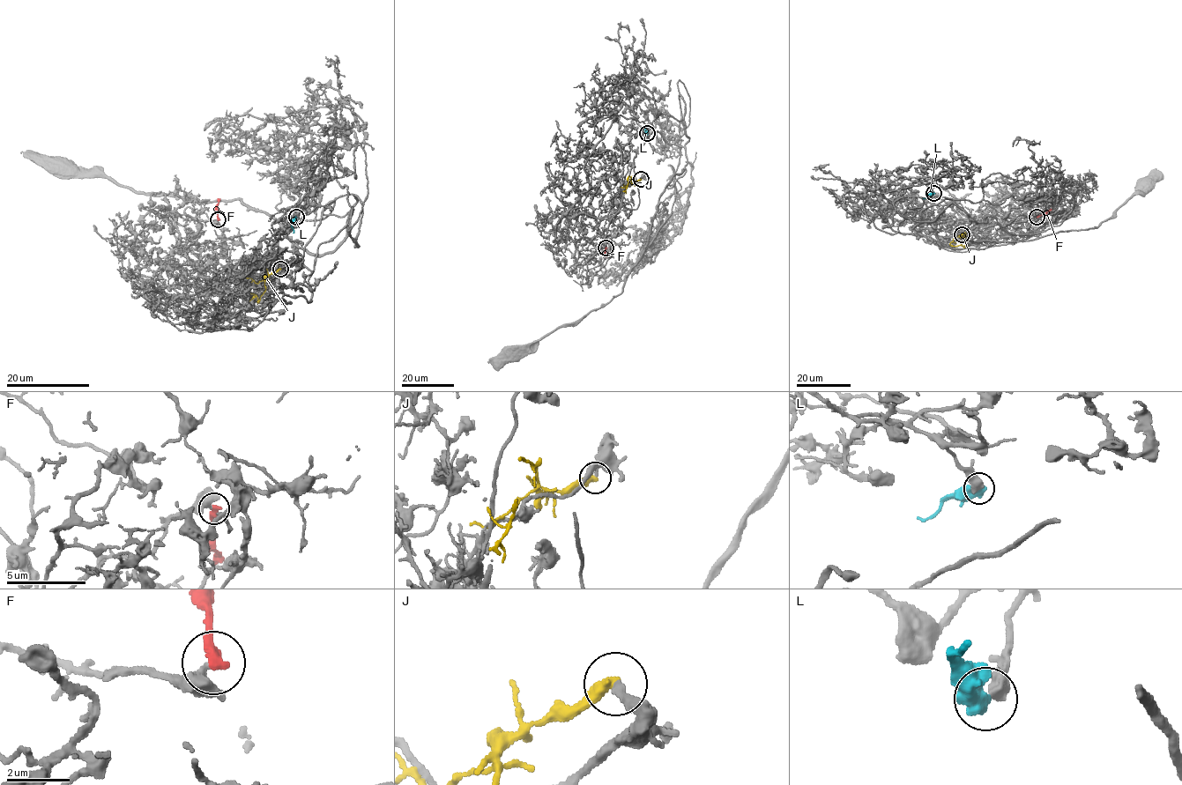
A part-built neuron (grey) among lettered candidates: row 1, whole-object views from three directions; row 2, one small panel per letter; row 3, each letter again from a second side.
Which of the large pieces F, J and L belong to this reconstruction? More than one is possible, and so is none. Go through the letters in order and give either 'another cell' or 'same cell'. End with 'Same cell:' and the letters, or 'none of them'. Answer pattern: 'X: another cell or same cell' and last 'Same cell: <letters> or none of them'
F: another cell
J: another cell
L: same cell
Same cell: L

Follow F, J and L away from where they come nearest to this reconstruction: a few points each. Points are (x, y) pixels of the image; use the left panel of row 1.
F: (218, 219), (217, 198)
J: (280, 270), (268, 276), (259, 300), (254, 292)
L: (296, 217), (292, 225), (293, 233)

